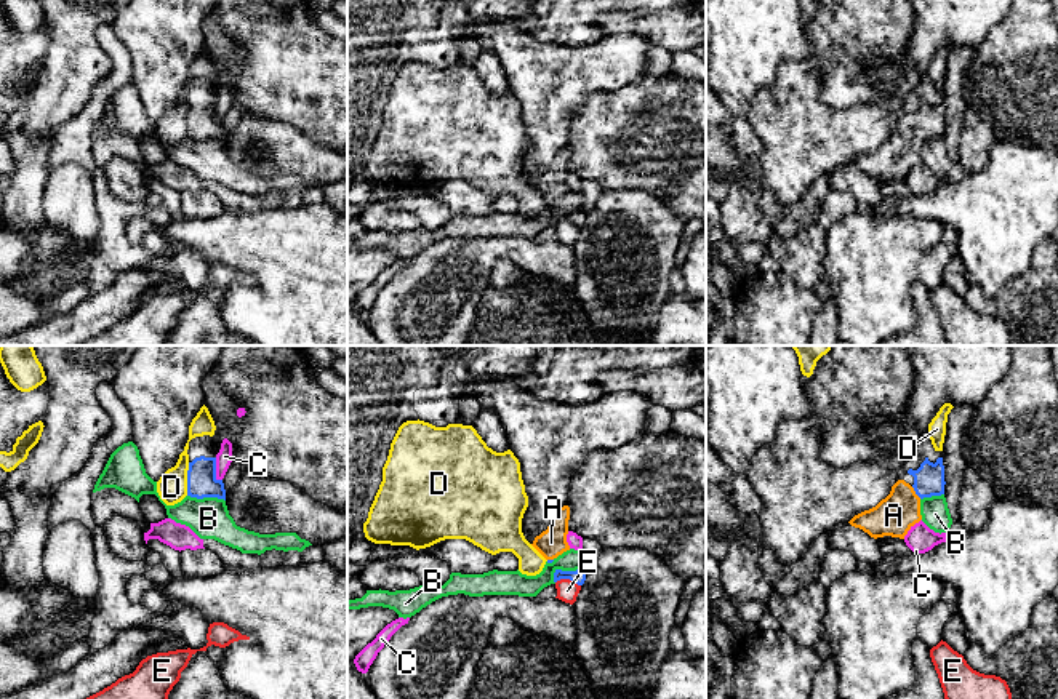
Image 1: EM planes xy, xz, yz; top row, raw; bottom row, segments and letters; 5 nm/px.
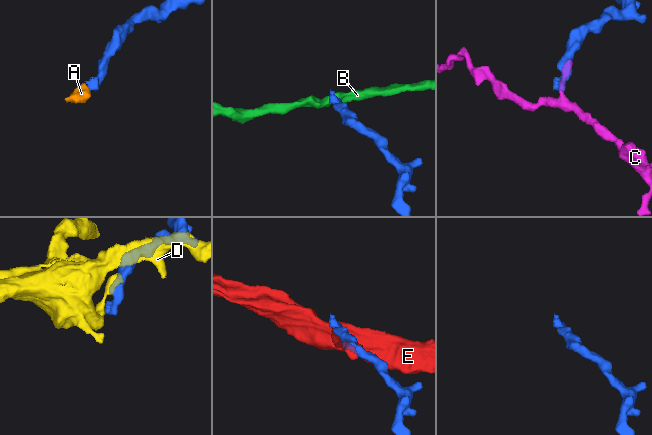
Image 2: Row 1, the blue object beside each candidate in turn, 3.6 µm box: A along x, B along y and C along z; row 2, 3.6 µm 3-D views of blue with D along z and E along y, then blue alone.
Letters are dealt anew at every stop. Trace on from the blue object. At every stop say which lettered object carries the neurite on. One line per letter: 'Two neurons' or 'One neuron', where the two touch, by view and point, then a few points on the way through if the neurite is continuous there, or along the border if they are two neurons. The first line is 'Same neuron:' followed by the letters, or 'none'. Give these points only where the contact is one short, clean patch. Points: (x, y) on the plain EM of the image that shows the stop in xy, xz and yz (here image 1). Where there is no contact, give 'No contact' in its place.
Same neuron: A
A: One neuron. Touches blue at yz (916, 135). Path across: yz (929, 122), (916, 135), (893, 157)
B: Two neurons. Touches blue at xz (564, 213). Boundary: xz (581, 210), (557, 211), (553, 223)
C: Two neurons. Touches blue at xy (215, 112). Boundary: xy (215, 99), (215, 117), (221, 122)
D: Two neurons. Touches blue at xy (188, 120)
E: Two neurons. Touches blue at xz (569, 219)

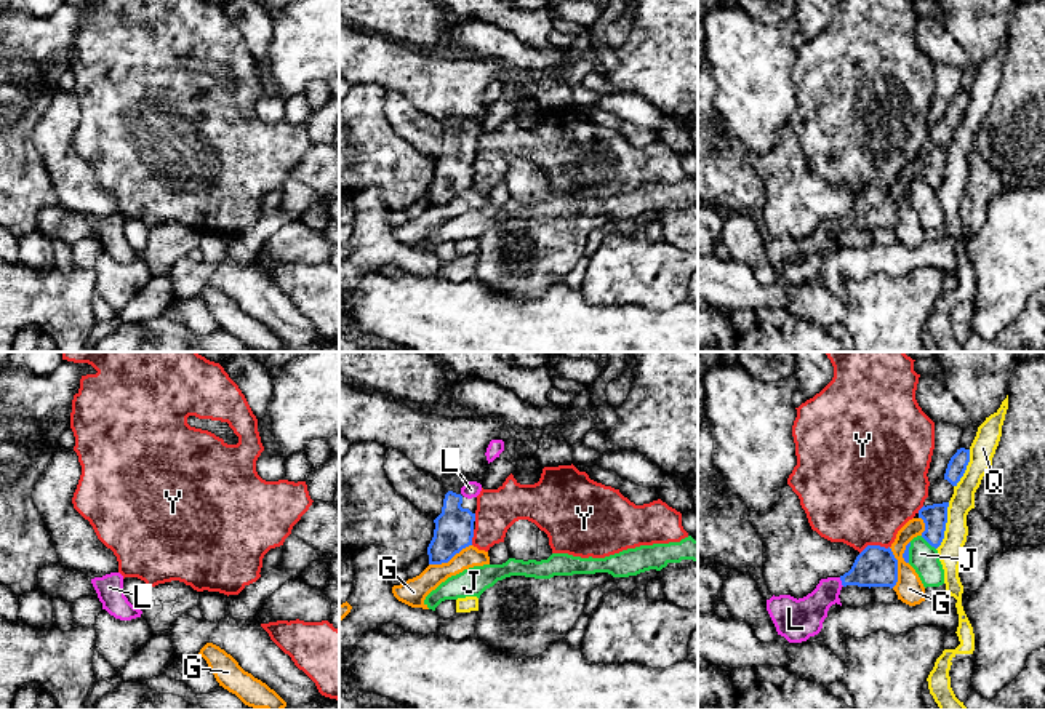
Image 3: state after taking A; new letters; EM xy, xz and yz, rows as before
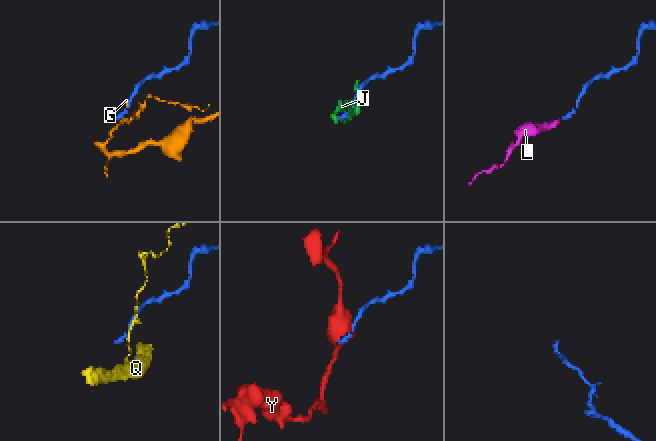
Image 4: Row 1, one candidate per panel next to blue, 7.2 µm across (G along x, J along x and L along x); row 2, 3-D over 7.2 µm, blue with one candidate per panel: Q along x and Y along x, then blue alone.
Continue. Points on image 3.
Same neuron: L
G: Two neurons. Touches blue at xz (450, 200). Boundary: xz (471, 186), (447, 203), (429, 207)
J: Two neurons. Touches blue at yz (928, 184). Boundary: yz (920, 178), (935, 191)
L: One neuron. Touches blue at yz (842, 224). Path across: yz (876, 208), (842, 224), (805, 258)
Q: Two neurons. Touches blue at yz (944, 168)
Y: Two neurons. Touches blue at yz (874, 187). Boundary: yz (888, 187), (868, 187), (860, 195)

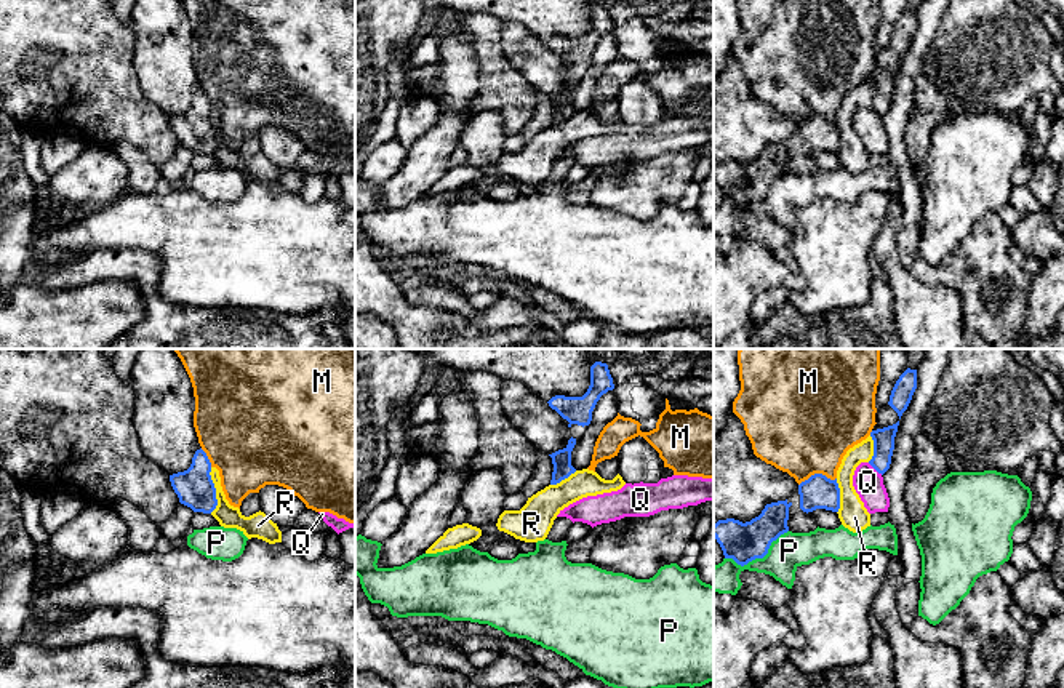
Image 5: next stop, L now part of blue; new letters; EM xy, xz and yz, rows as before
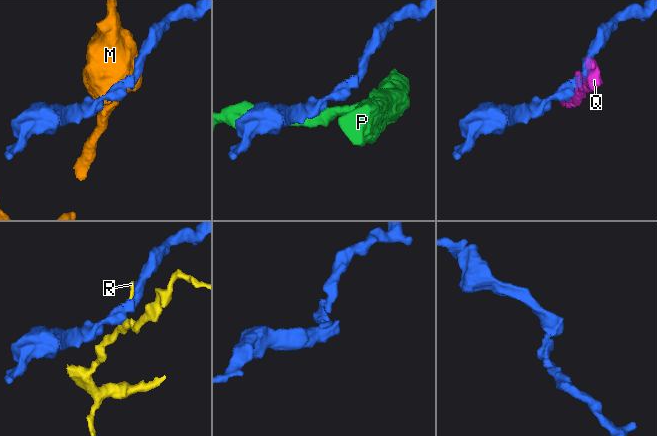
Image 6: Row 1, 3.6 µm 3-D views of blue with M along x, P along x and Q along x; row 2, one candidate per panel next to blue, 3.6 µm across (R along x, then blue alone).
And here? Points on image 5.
Same neuron: none
M: Two neurons. Touches blue at yz (816, 116). Boundary: yz (836, 119), (829, 120), (821, 116), (812, 116), (799, 127)
P: Two neurons. Touches blue at yz (759, 199). Boundary: yz (788, 172), (762, 199), (743, 207), (725, 200)
Q: Two neurons. Touches blue at yz (876, 111). Boundary: yz (868, 104), (882, 116)
R: Two neurons. Touches blue at xy (215, 132). Boundary: xy (210, 109), (216, 141), (216, 149), (212, 154)

